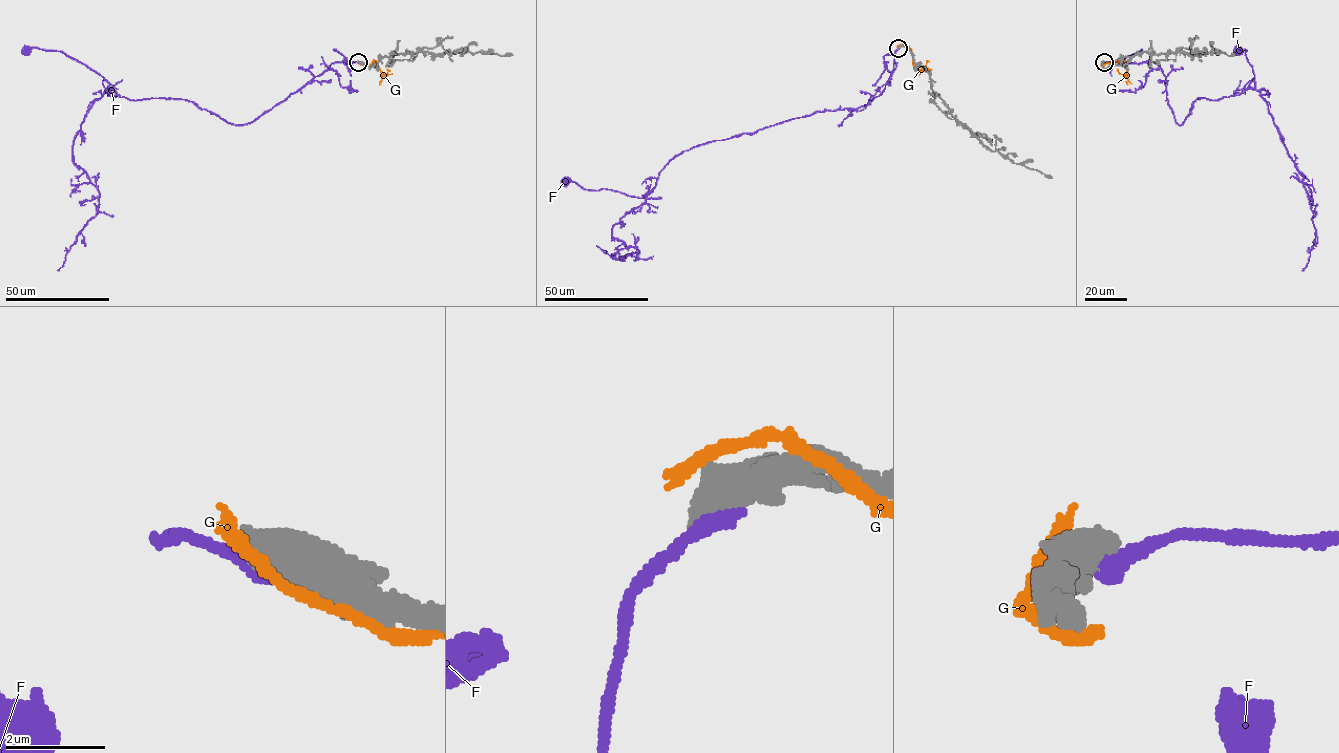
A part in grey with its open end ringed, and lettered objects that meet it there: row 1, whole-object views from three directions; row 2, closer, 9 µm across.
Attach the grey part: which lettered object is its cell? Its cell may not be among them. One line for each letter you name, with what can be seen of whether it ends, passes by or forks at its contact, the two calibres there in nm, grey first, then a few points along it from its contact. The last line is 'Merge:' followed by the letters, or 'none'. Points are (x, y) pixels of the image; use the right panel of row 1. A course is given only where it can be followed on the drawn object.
Merge: none

